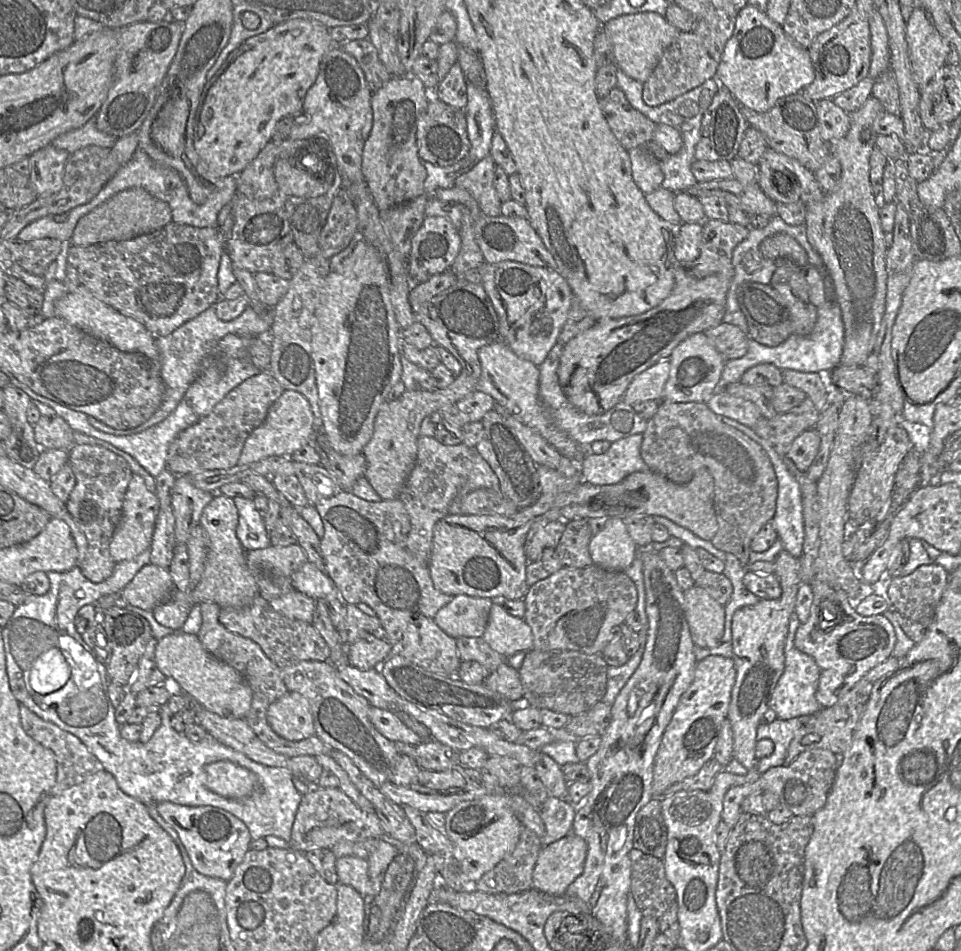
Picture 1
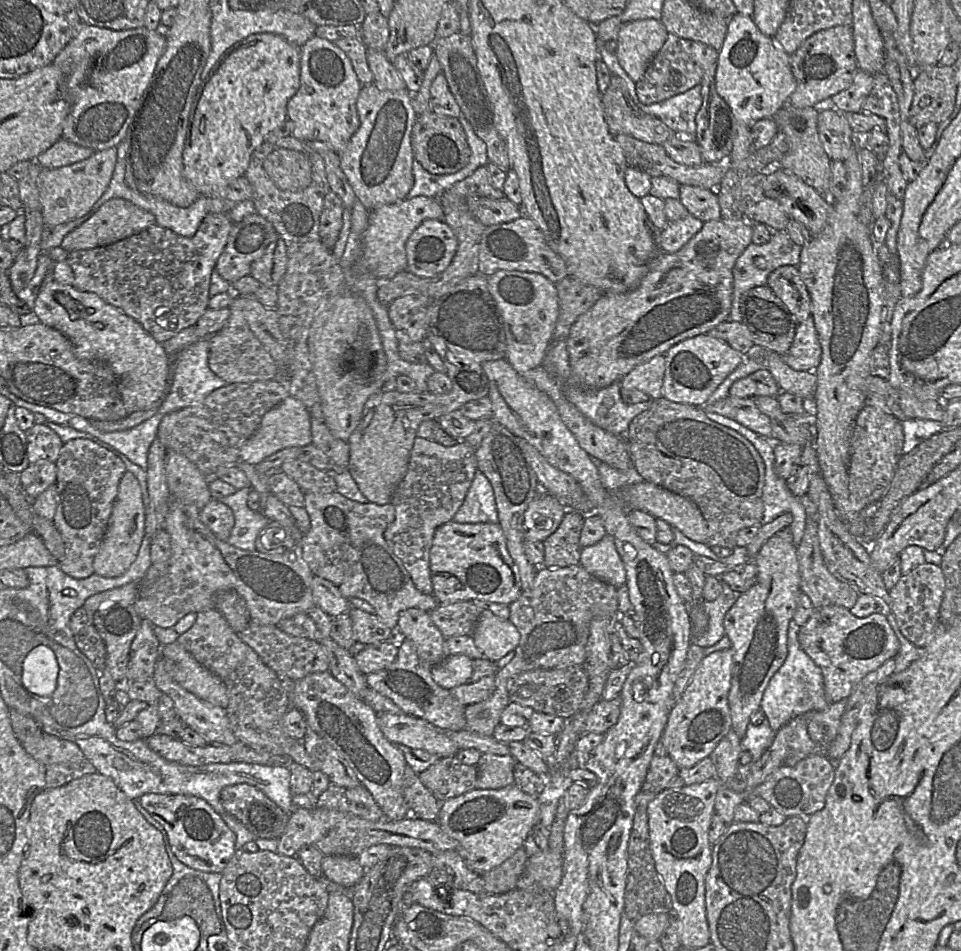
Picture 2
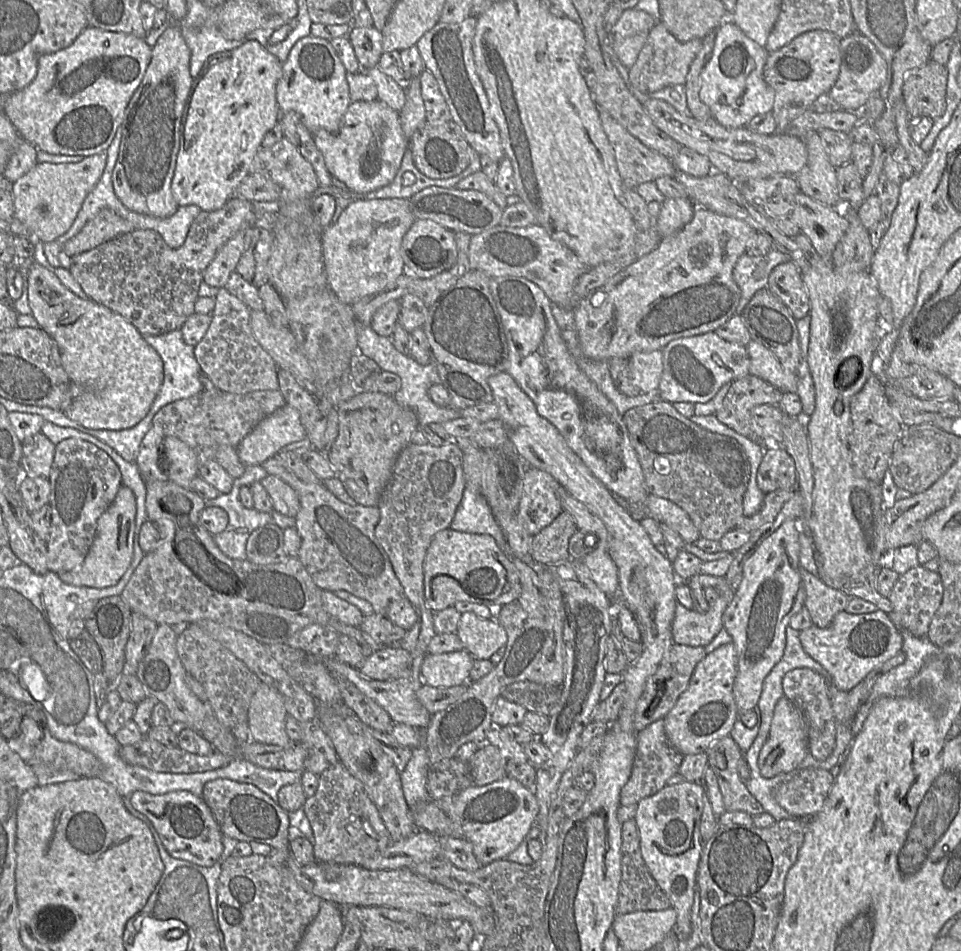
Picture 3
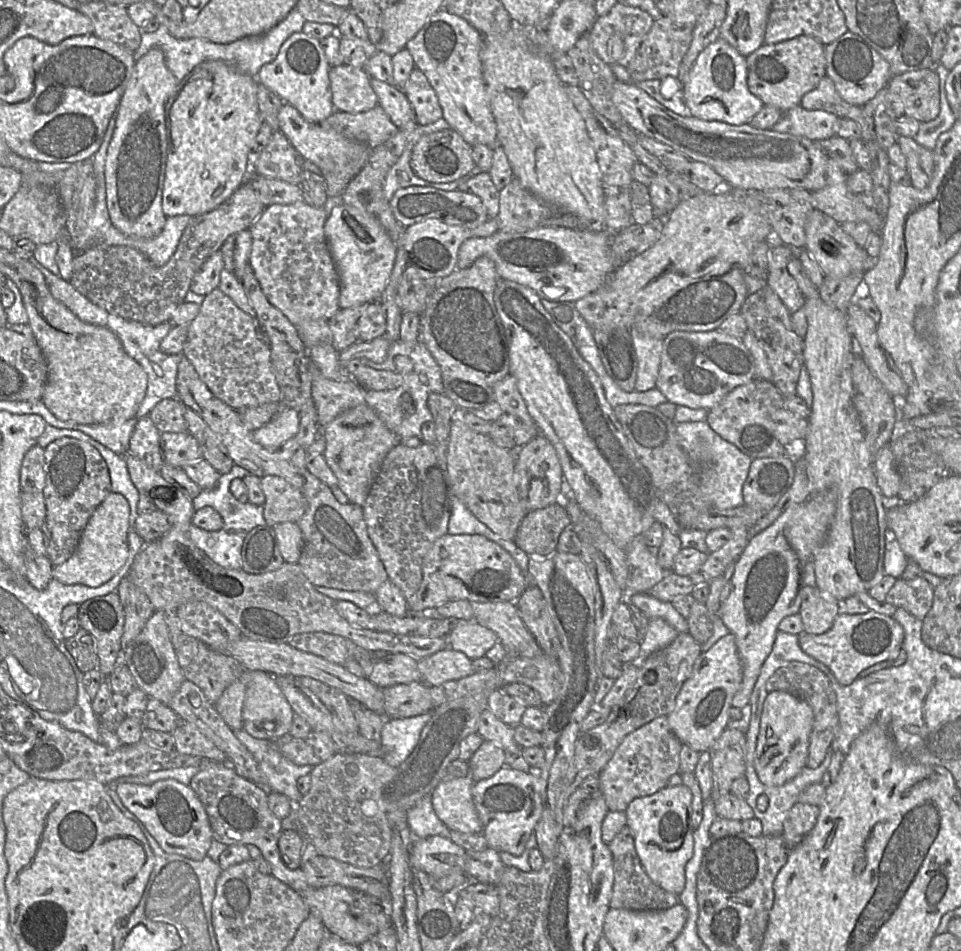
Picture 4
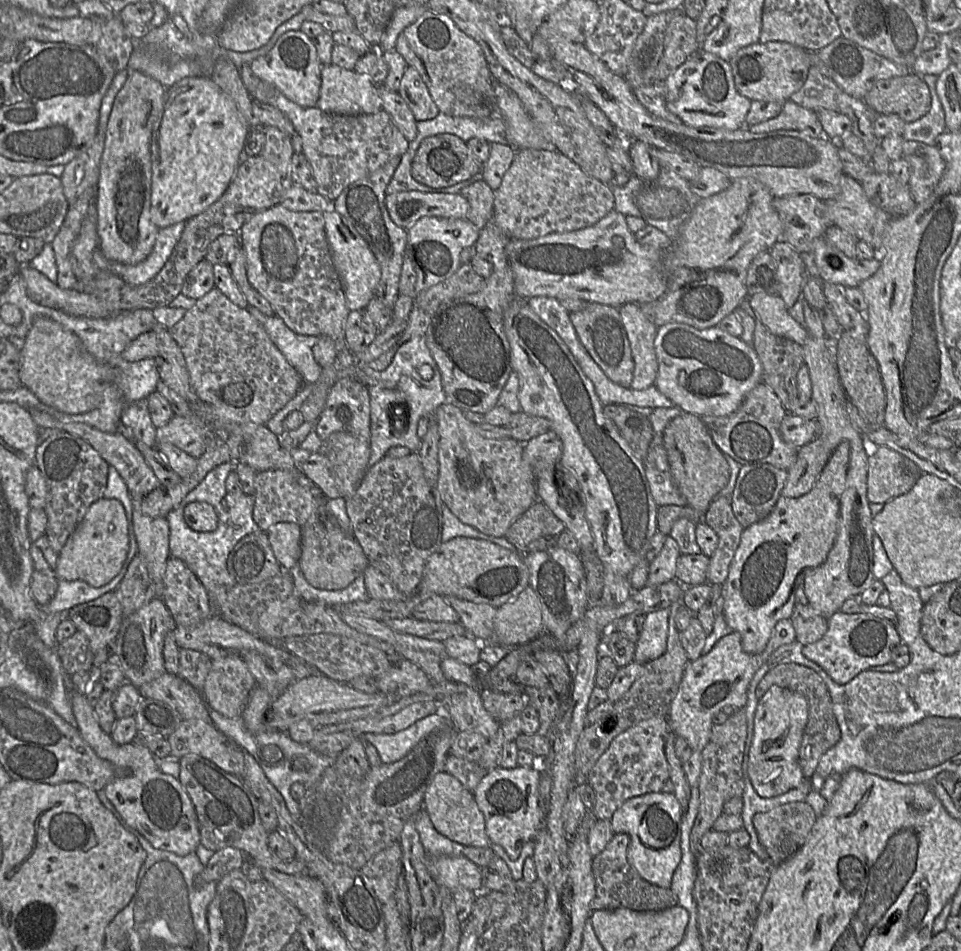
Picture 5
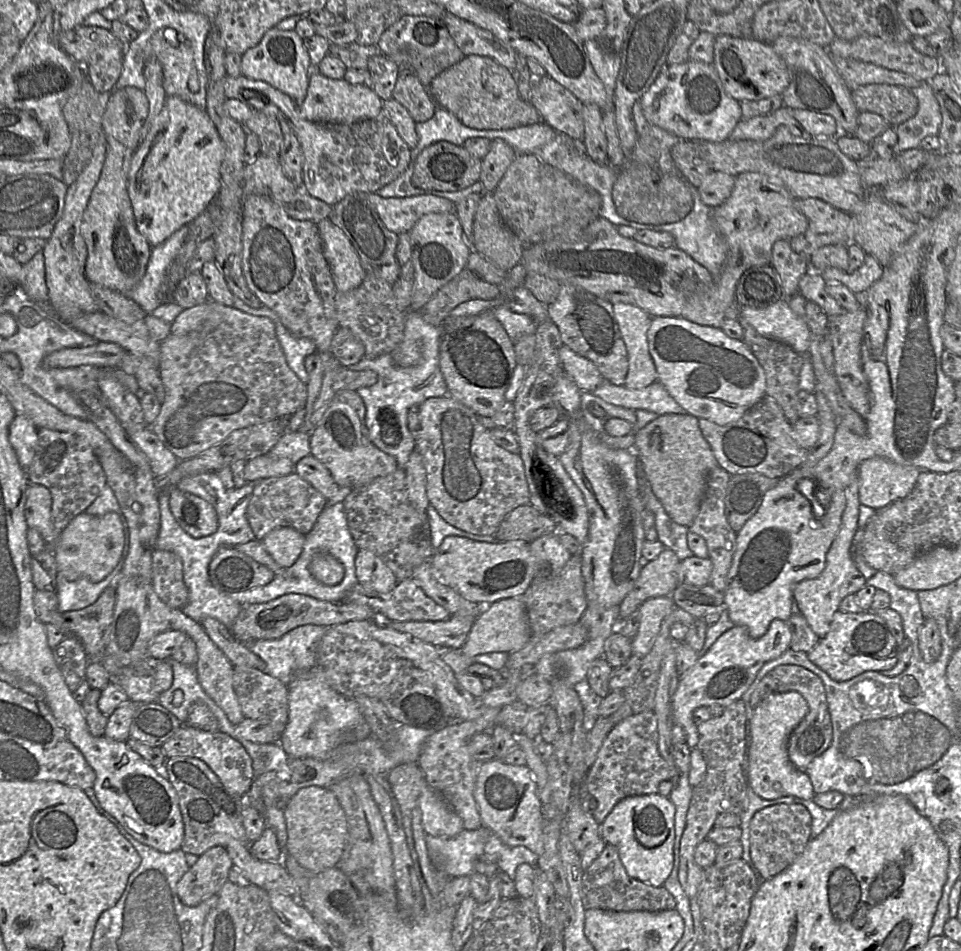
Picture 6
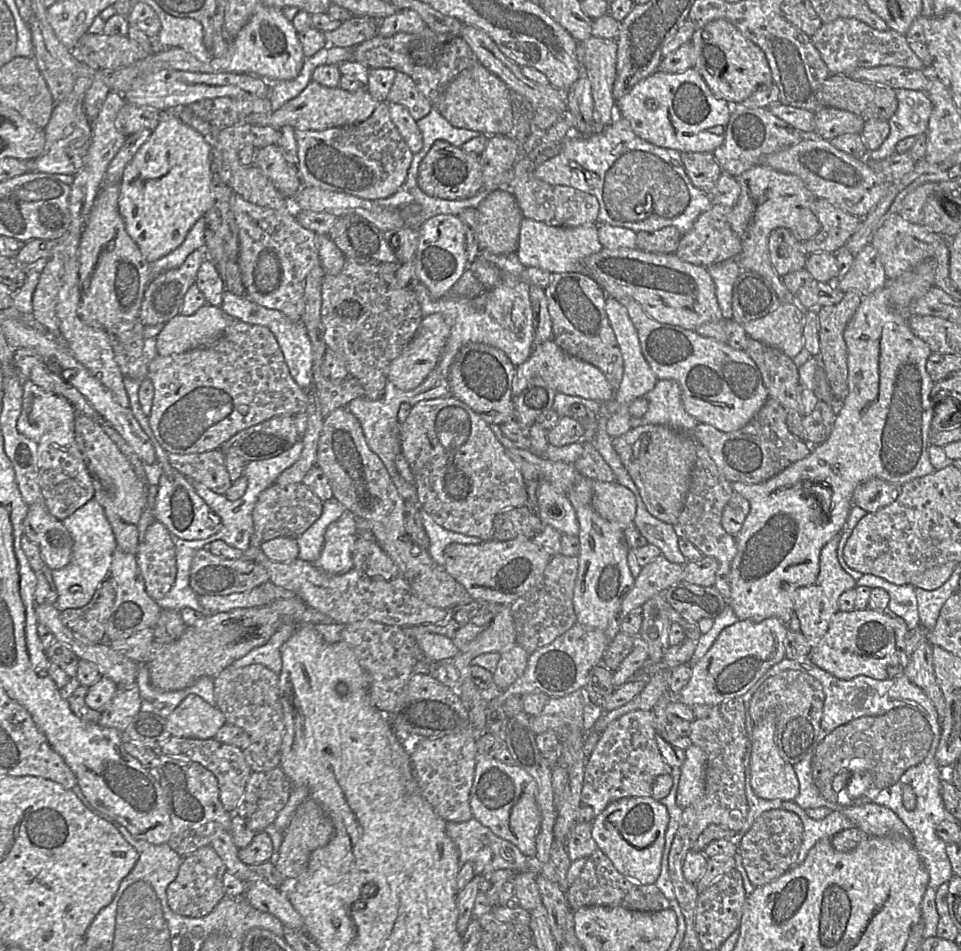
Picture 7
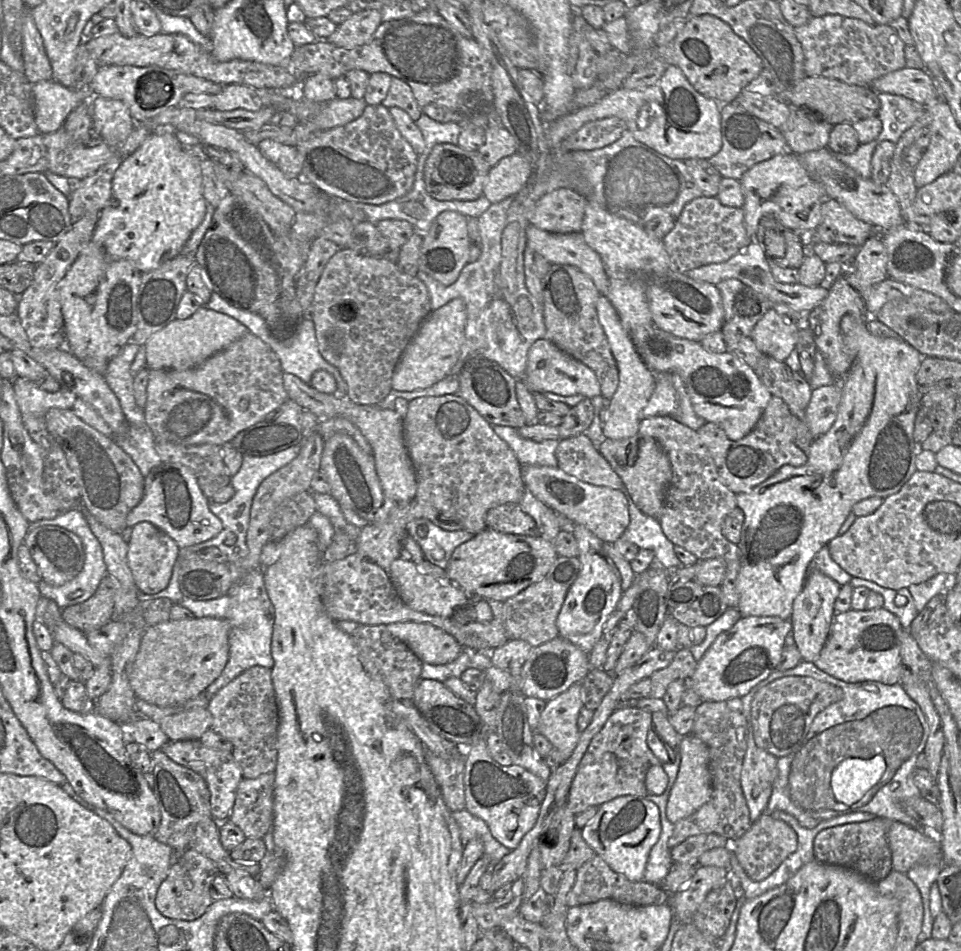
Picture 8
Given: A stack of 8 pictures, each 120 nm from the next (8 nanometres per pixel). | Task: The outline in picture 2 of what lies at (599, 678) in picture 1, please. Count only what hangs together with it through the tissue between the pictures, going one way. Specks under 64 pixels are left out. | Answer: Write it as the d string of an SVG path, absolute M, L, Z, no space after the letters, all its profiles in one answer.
M582 665L561 669L534 669L520 673L508 682L510 702L564 719L578 711L587 691L588 677Z

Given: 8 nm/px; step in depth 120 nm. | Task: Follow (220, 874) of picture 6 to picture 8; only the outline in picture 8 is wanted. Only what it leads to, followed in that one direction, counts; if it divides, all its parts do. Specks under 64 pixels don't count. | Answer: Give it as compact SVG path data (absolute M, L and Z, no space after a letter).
M188 848L175 857L167 878L160 885L155 905L159 912L170 919L194 921L201 917L214 902L210 888L220 874L215 863L193 848Z

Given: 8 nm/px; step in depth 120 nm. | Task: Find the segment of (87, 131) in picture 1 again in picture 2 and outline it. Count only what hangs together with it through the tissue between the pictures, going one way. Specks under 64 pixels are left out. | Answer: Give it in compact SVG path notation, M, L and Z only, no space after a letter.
M60 138L42 152L35 161L43 169L55 169L71 165L90 157L95 151Z

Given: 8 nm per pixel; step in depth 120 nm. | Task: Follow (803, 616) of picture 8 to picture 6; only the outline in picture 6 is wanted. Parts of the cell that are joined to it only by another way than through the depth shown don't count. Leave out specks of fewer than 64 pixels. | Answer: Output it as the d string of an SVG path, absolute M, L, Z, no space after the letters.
M855 478L847 488L846 506L842 514L839 530L826 554L826 564L823 571L815 578L805 579L792 588L793 601L797 604L799 613L807 620L814 633L823 638L830 627L833 615L839 610L841 601L850 594L856 594L866 585L866 578L857 569L853 559L853 539L859 530L859 483Z

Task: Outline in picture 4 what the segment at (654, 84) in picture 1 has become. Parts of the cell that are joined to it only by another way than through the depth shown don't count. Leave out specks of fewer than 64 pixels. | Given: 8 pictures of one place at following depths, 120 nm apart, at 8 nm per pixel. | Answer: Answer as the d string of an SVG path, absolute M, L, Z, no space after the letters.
M669 18L654 21L649 33L637 49L626 69L634 81L678 77L680 65L690 48L693 28L679 28Z

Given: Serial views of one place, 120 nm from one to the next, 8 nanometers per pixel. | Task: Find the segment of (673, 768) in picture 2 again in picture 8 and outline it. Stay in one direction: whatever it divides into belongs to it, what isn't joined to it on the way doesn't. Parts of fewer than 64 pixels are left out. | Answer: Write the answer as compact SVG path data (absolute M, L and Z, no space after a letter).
M618 707L593 737L571 783L566 806L574 815L591 806L599 807L617 797L631 795L646 797L647 771L663 763L647 744L647 735L652 723L652 712L635 707Z

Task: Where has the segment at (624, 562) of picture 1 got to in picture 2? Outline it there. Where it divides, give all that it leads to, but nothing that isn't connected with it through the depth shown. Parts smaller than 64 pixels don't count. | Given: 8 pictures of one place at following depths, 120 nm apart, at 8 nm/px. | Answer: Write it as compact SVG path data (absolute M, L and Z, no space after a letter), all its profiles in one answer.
M606 534L595 545L582 548L579 565L616 588L626 584L625 567L610 535Z

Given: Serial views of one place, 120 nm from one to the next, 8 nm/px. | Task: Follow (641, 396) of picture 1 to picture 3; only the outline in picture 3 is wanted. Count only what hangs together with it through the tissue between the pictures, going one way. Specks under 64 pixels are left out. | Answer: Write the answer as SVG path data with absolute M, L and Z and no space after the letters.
M662 351L635 352L629 360L632 379L641 393L657 393L663 371Z

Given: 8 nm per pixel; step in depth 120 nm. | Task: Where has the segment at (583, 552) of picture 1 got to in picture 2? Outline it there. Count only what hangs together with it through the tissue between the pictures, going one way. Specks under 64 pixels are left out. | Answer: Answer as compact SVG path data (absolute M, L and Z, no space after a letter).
M567 511L564 514L555 532L542 542L544 545L542 567L563 568L579 565L582 550L579 538L584 519L585 515L577 511Z

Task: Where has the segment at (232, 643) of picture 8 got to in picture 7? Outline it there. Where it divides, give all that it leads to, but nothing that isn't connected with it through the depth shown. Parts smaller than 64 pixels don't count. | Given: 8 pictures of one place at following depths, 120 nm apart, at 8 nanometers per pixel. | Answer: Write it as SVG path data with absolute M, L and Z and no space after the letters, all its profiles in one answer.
M298 623L283 624L266 644L252 649L231 666L241 668L251 664L262 664L279 675L282 669L281 646L291 637L297 626Z

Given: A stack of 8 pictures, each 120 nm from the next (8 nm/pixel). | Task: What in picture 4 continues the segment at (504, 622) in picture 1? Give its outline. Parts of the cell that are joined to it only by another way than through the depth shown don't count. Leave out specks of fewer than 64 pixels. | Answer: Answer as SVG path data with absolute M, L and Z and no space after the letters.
M456 620L447 635L448 646L463 652L471 660L483 657L497 642L497 635L490 629L478 624L474 620Z

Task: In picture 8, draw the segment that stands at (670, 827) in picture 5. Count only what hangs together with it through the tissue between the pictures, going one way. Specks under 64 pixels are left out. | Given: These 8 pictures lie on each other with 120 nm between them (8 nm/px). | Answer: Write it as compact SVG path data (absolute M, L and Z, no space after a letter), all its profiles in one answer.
M625 795L598 807L594 818L582 829L586 843L610 866L633 882L644 881L649 853L661 833L658 806L646 797Z

